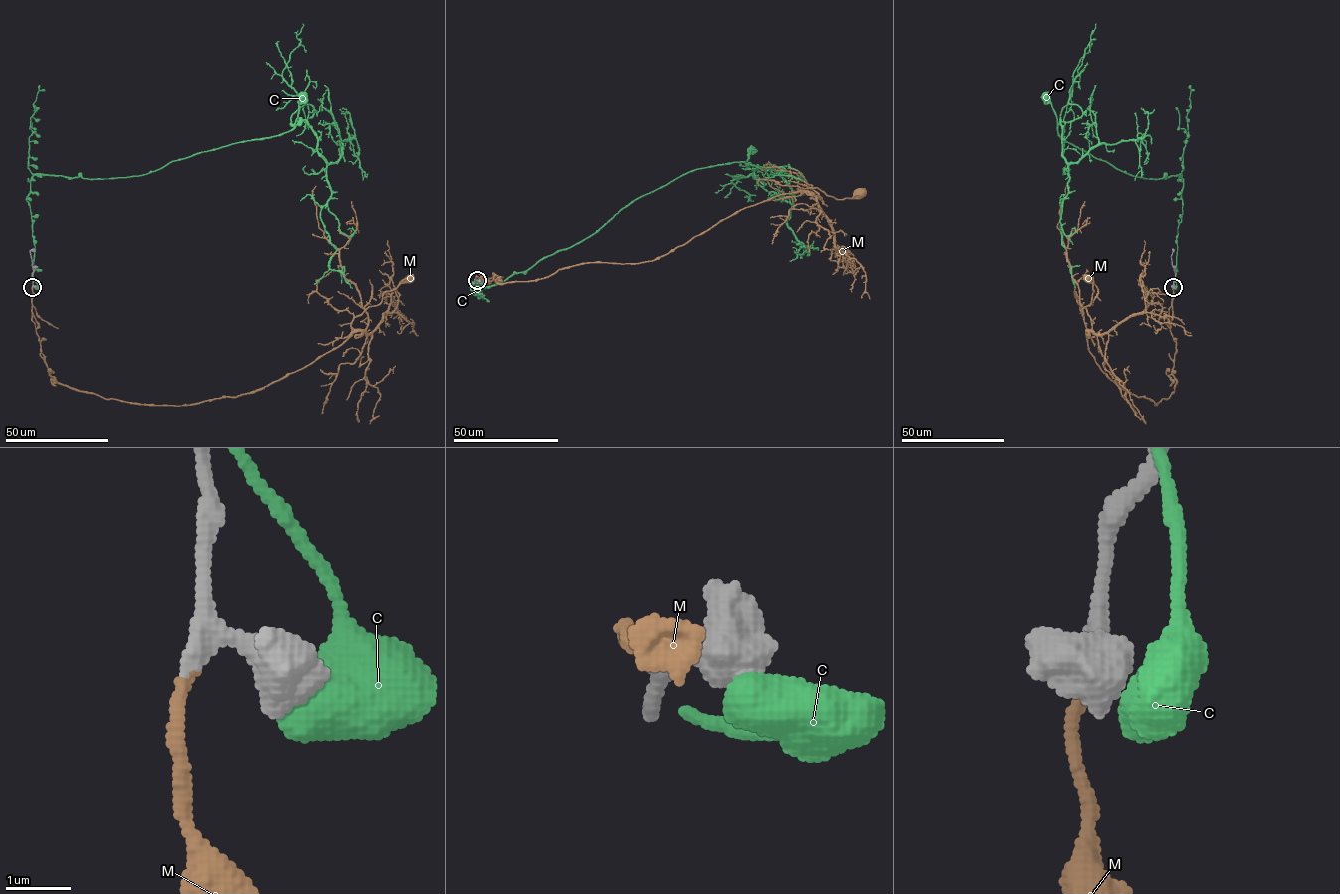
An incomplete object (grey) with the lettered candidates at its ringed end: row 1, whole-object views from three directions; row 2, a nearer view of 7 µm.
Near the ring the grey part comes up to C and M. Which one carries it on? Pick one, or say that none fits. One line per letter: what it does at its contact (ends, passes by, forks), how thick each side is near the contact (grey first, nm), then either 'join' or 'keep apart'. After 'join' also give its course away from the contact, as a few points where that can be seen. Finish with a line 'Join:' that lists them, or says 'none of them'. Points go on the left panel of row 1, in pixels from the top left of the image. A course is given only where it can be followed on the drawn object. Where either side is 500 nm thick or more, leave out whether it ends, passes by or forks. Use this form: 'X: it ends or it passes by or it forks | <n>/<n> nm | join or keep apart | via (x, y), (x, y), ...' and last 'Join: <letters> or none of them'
C: 550/800 nm | keep apart
M: it ends | 260/170 nm | join | via (32, 287), (32, 320), (53, 379), (106, 399), (186, 405), (252, 393), (312, 363), (408, 279)
Join: M

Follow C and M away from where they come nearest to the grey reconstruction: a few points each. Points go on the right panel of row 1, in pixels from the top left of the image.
C: (1174, 287), (1182, 175), (1134, 176), (1065, 140), (1046, 96)
M: (1173, 287), (1176, 379), (1157, 405), (1121, 388), (1089, 351), (1082, 309), (1094, 290), (1087, 279)

